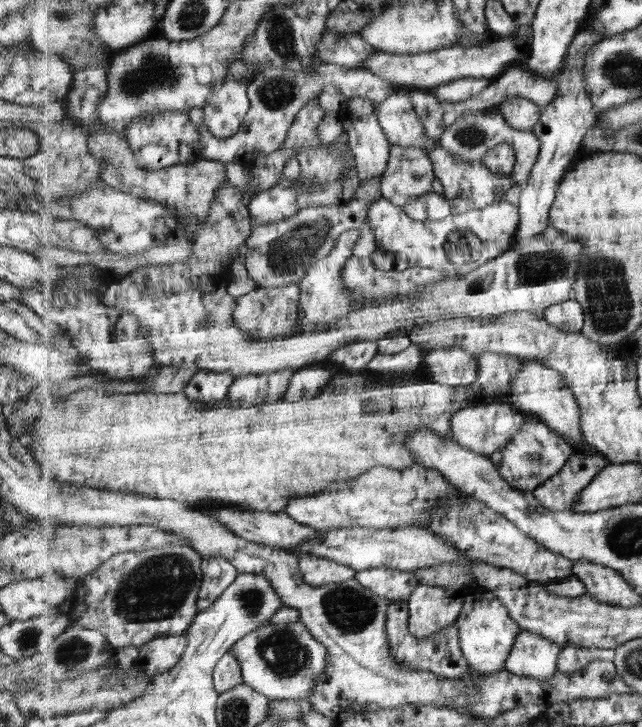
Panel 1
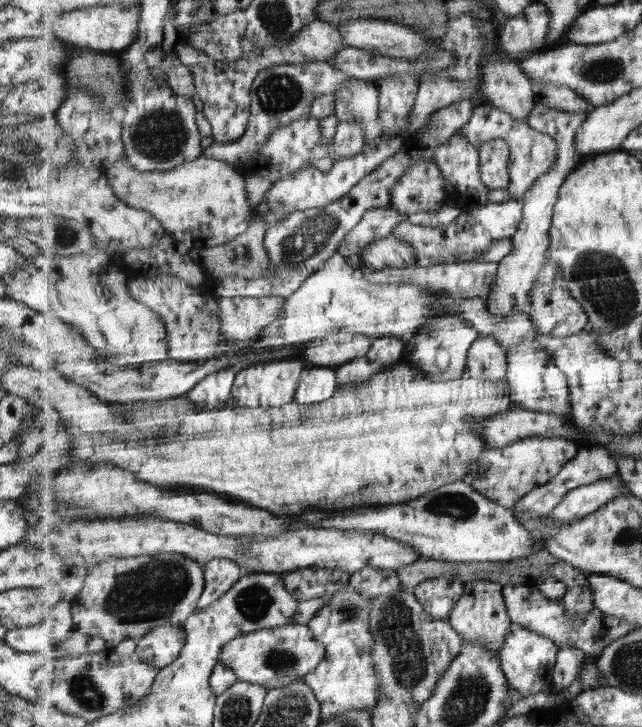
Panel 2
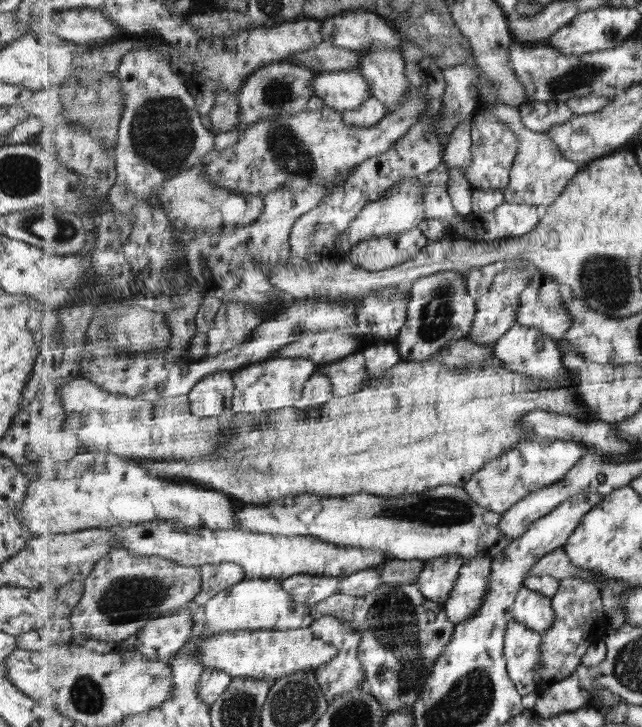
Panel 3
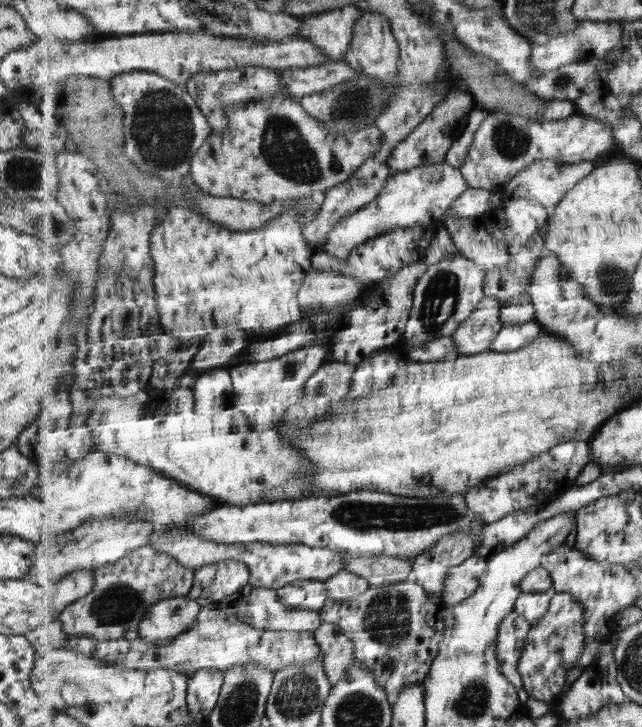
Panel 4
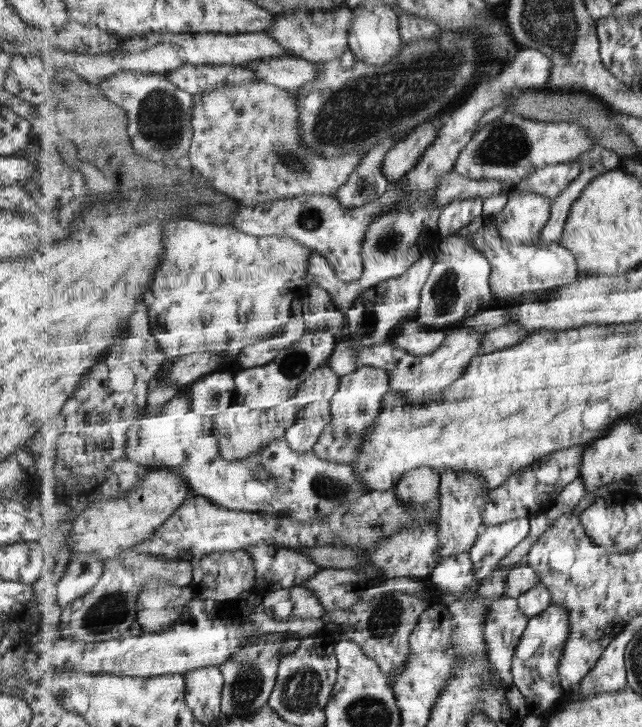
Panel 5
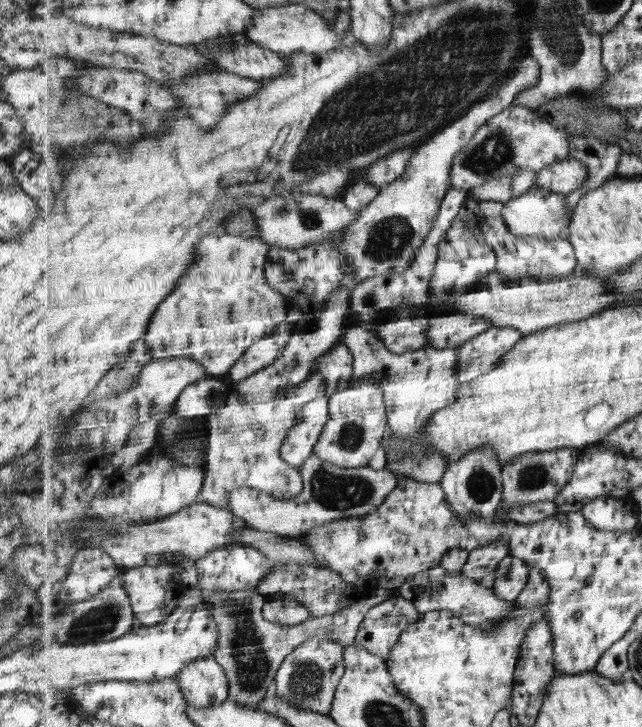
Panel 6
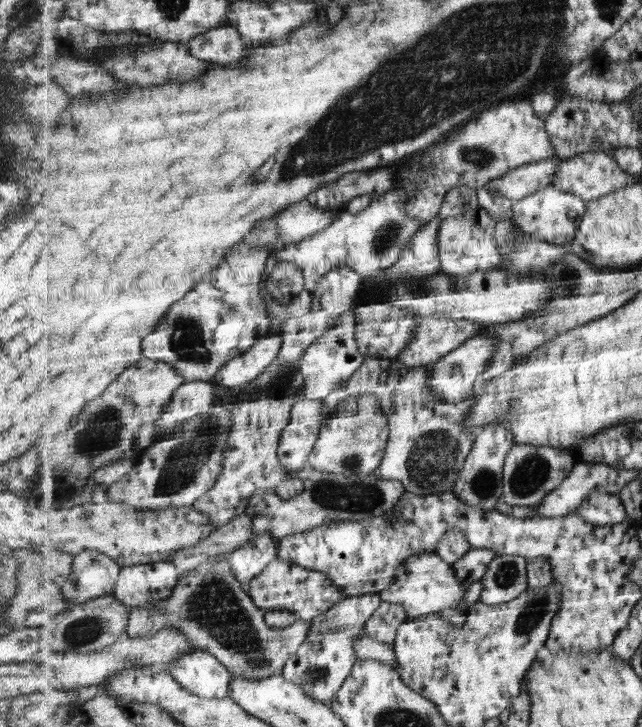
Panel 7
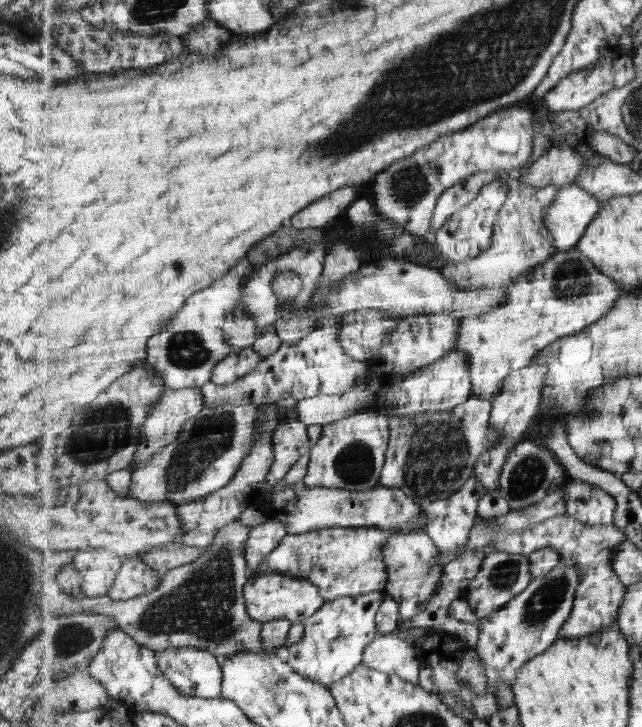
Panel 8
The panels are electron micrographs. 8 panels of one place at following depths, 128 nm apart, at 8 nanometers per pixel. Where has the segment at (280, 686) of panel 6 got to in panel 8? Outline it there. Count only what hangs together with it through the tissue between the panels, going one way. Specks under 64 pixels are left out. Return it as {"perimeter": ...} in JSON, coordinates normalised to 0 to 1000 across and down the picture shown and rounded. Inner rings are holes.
{"perimeter":[[[583,814],[558,821],[528,821],[474,854],[475,875],[456,884],[444,902],[450,915],[478,934],[500,938],[509,948],[545,928],[565,911],[570,890],[590,875],[586,849],[603,818]]]}

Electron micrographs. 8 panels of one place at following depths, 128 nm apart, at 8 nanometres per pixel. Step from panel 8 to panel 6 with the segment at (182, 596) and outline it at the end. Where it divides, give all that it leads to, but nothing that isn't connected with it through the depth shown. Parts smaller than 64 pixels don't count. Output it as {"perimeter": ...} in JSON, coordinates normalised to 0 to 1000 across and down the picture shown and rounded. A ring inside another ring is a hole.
{"perimeter":[[[399,810],[388,813],[332,813],[318,821],[329,834],[332,850],[341,864],[341,882],[335,893],[336,909],[352,920],[357,931],[357,963],[389,975],[403,974],[407,961],[419,952],[430,952],[430,930],[439,911],[475,880],[483,878],[522,878],[537,889],[556,886],[556,872],[573,839],[600,828],[617,817],[615,810],[587,810],[562,817],[553,834],[544,834],[531,842],[512,845],[506,850],[481,849],[460,861],[433,860],[413,851],[410,836],[417,825]]]}

